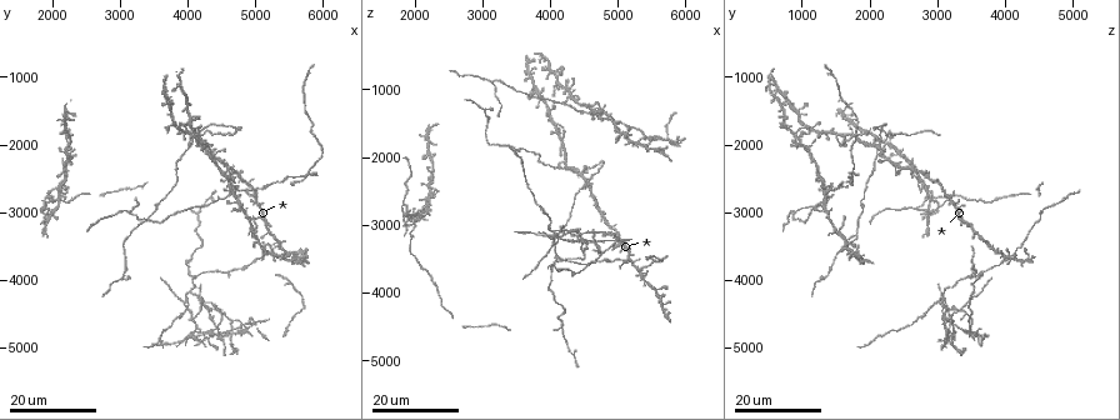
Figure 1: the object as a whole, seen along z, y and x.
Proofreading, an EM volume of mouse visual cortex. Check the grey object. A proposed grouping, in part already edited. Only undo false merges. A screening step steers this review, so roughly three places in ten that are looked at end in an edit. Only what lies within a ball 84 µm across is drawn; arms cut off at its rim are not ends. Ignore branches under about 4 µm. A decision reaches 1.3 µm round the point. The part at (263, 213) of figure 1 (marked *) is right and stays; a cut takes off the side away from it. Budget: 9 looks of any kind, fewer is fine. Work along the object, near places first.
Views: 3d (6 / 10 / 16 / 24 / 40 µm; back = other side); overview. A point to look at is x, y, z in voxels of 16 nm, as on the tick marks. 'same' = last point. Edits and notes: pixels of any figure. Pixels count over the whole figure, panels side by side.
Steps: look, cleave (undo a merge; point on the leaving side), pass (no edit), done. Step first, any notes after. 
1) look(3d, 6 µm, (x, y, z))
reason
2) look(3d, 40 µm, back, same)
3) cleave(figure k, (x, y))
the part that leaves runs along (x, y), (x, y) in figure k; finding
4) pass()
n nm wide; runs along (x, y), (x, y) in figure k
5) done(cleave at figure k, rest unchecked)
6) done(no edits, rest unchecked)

look(3d, 16 µm, (4700, 2750, 1350))
looks like a crossing

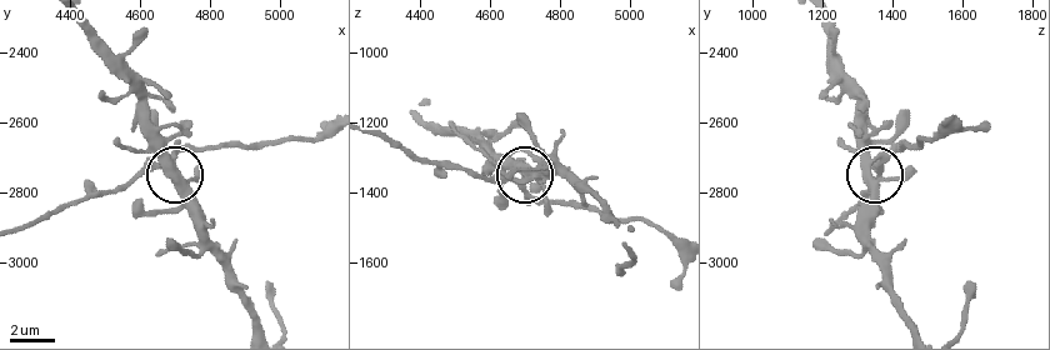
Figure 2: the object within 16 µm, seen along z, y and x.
look(3d, 10 µm, same)
closer look

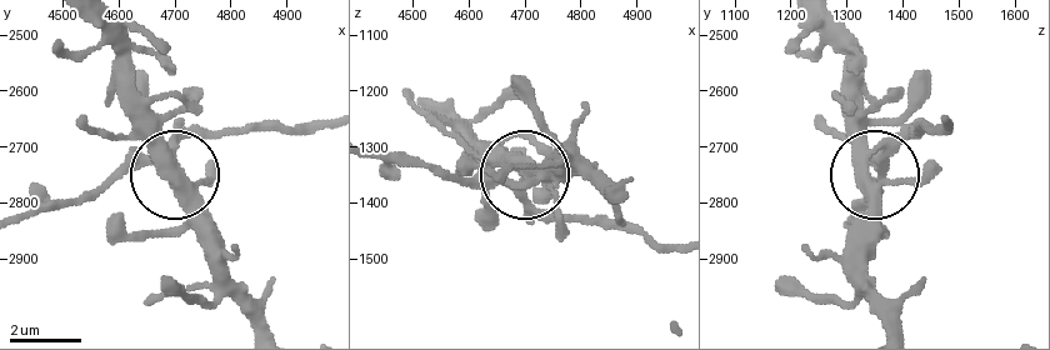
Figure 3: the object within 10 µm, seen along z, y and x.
look(3d, 10 µm, back, same)

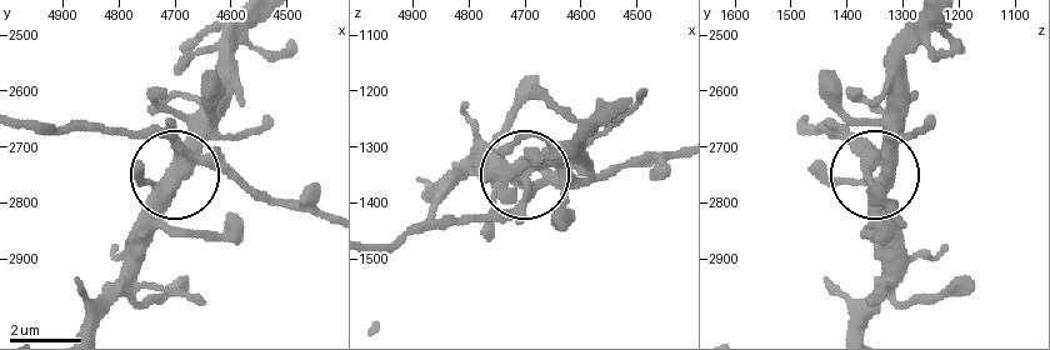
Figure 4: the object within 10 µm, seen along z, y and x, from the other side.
pass()
continuous, no second neuron

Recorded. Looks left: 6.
look(3d, 24 µm, (5000, 3450, 1650))

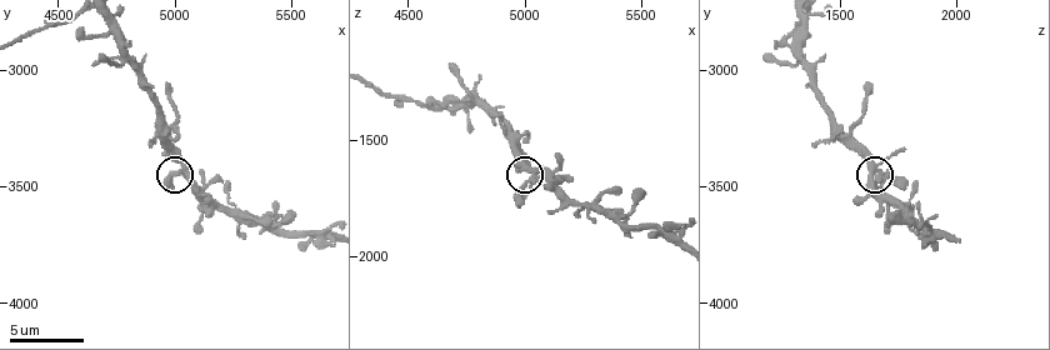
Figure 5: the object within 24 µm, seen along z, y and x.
look(3d, 10 µm, (5030, 3430, 1670))

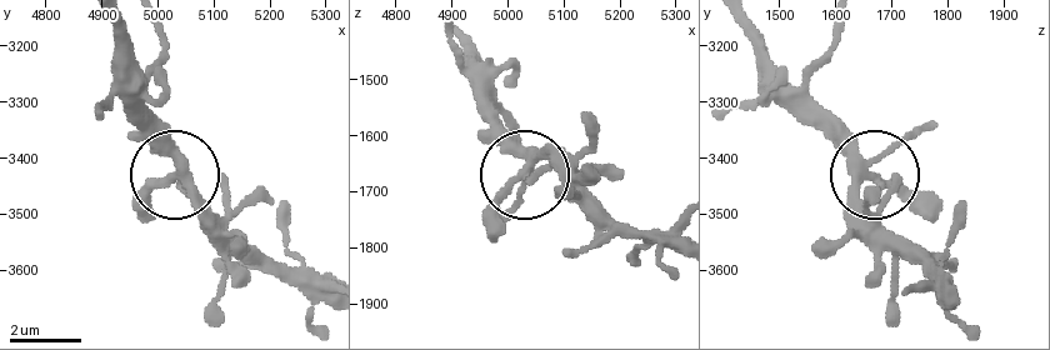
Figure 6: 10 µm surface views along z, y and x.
look(3d, 6 µm, (5025, 3440, 1675))

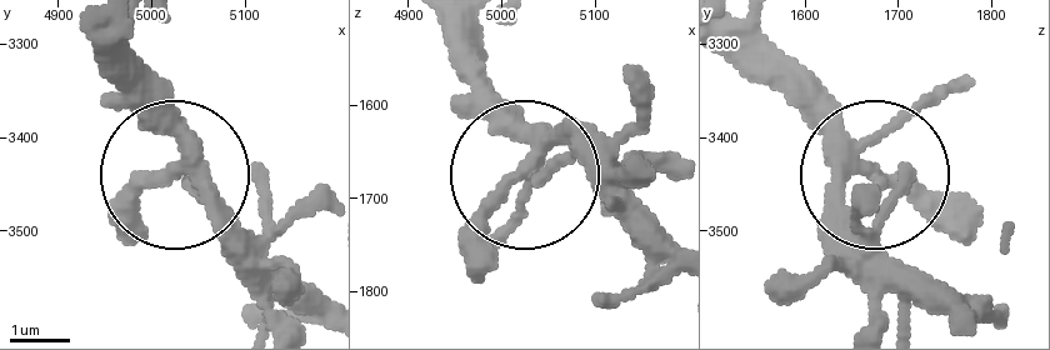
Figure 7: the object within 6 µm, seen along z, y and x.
pass()
4 arms; runs along (724, 33), (844, 153), (973, 236) in figure 7; continuous, no second neuron

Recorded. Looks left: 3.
look(3d, 24 µm, (4200, 1950, 2050))
arms part here

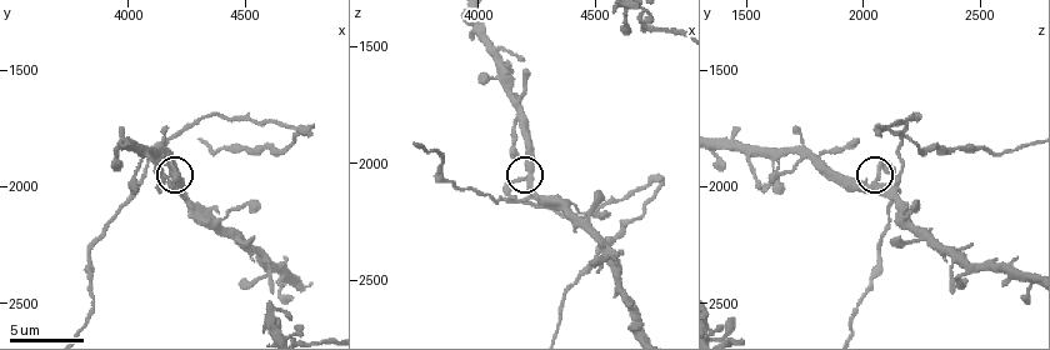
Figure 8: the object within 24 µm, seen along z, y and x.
look(3d, 10 µm, same)

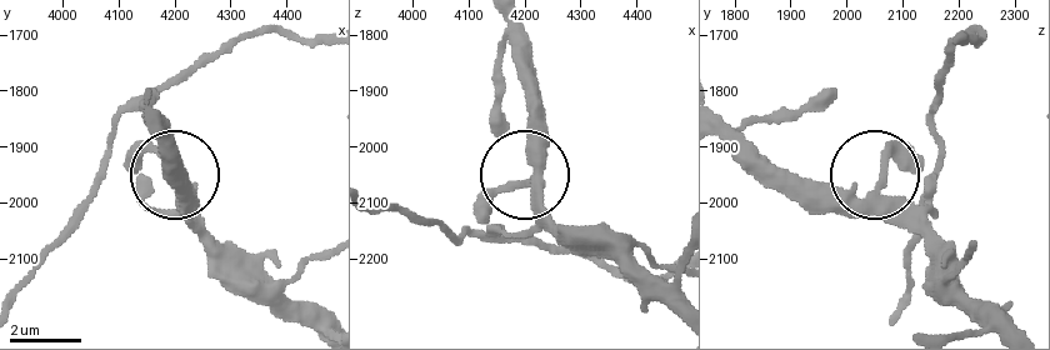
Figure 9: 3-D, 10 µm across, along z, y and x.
pass()
3 arms; continuous, no second neuron

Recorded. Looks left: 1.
done(no edits, rest unchecked)

